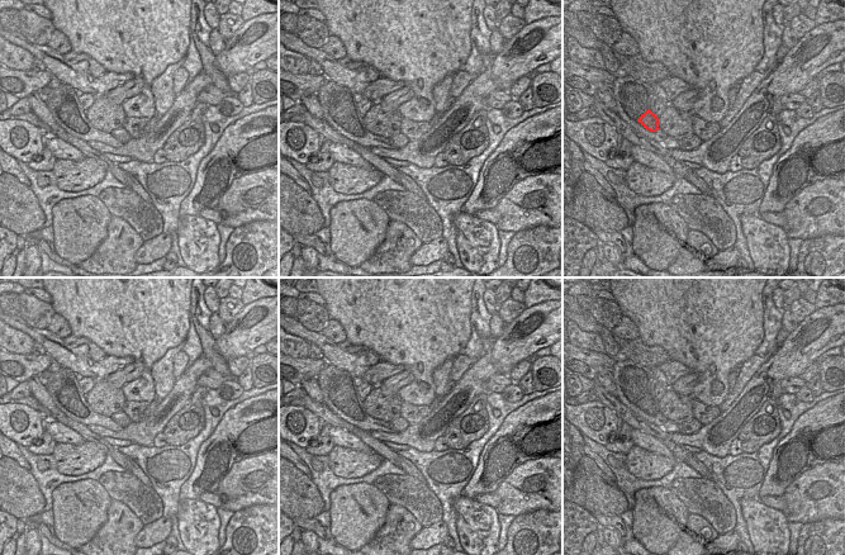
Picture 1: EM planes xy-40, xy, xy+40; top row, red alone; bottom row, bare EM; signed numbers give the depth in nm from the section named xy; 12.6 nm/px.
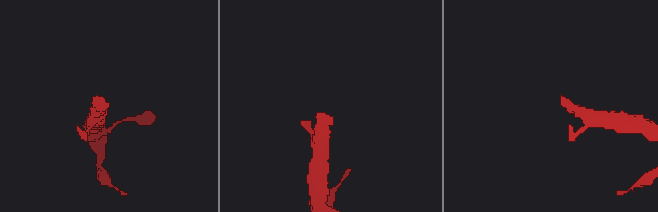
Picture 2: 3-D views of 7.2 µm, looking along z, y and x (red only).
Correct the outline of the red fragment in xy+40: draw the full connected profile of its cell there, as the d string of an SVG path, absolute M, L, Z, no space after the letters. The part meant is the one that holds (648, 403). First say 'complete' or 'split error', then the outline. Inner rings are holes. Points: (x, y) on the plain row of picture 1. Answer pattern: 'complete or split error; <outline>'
split error; M655 384L654 394L647 393L637 405L650 416L661 413L675 423L693 418L692 398L689 395L680 395L661 384Z

